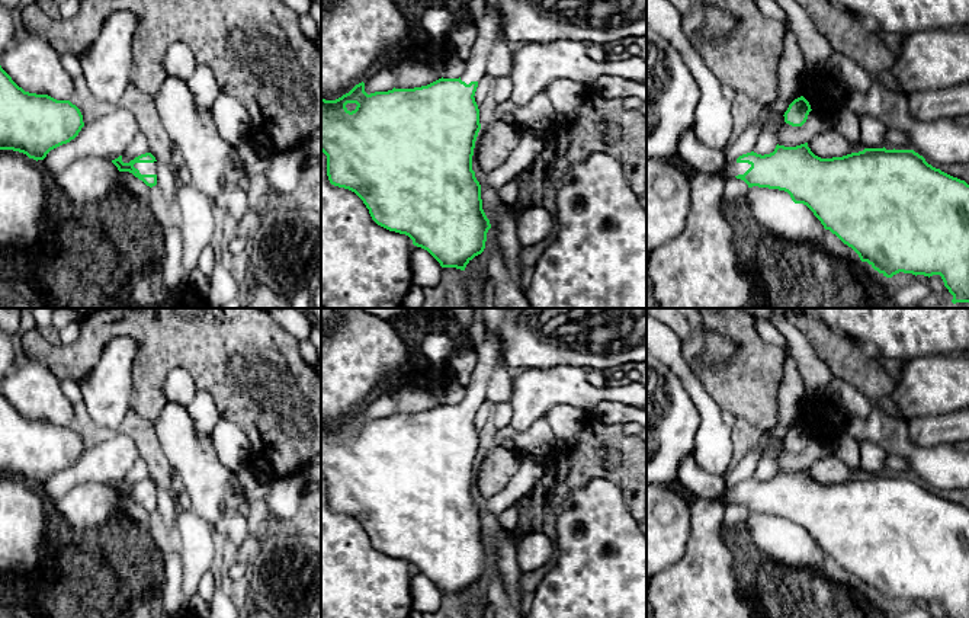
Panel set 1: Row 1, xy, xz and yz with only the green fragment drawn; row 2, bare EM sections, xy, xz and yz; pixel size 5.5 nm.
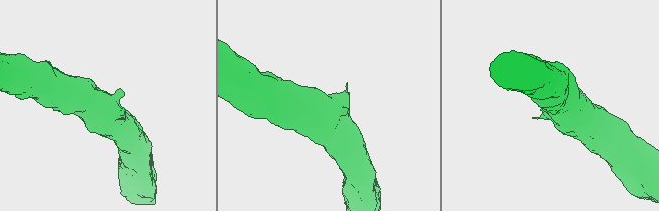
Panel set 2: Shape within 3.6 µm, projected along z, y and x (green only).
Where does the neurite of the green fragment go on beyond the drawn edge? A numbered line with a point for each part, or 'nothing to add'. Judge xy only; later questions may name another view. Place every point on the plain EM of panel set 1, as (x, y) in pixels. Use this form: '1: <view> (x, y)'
1: xy (144, 493)

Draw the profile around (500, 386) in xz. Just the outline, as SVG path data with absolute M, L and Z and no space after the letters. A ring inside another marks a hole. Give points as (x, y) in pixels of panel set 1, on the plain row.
M507 366L495 368L487 384L487 400L492 404L508 403L513 393L513 377Z

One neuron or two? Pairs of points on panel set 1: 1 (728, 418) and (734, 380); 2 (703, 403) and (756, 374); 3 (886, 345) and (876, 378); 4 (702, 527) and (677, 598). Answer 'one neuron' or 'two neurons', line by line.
1: two neurons
2: two neurons
3: two neurons
4: one neuron

